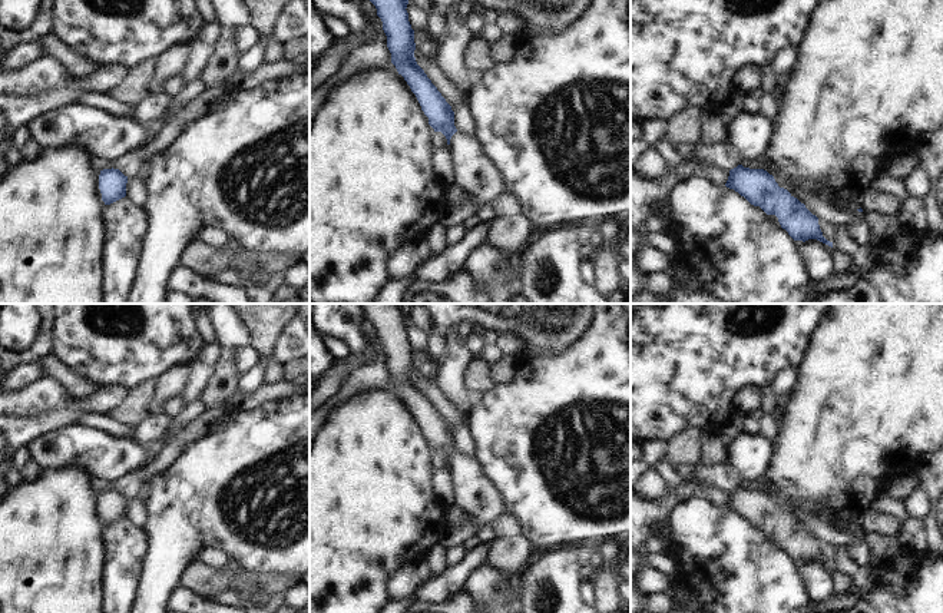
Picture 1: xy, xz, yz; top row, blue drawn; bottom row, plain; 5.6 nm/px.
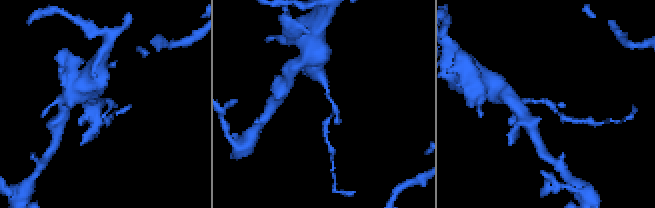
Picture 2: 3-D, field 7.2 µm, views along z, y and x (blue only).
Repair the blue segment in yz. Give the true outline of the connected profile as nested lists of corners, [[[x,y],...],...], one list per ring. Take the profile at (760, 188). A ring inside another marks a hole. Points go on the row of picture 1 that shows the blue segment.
[[[738,165],[729,170],[725,186],[738,192],[751,205],[760,206],[767,215],[775,215],[781,228],[794,241],[817,239],[833,248],[833,242],[823,236],[818,218],[787,189],[780,188],[767,170]]]

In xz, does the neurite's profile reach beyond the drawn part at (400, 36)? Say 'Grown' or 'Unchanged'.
Unchanged.

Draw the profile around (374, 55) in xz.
[[[383,30],[373,42],[363,44],[358,50],[351,53],[337,74],[310,96],[310,130],[332,87],[355,73],[365,69],[387,67],[388,63],[391,63],[391,53],[387,47],[387,36]]]

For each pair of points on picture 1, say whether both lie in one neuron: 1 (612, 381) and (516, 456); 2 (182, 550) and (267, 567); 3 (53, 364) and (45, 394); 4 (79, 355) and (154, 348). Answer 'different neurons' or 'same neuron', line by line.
1: same neuron
2: same neuron
3: different neurons
4: same neuron

